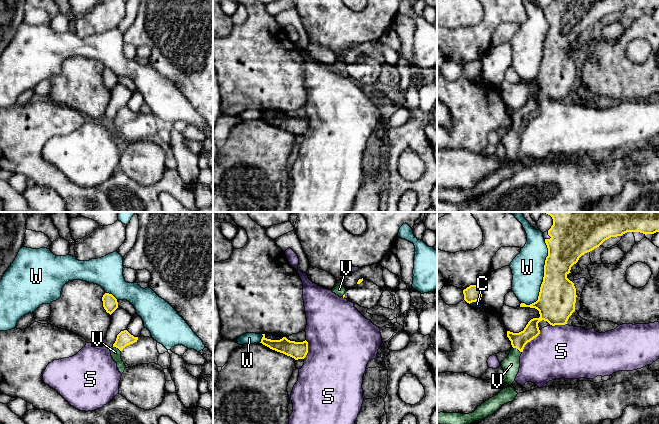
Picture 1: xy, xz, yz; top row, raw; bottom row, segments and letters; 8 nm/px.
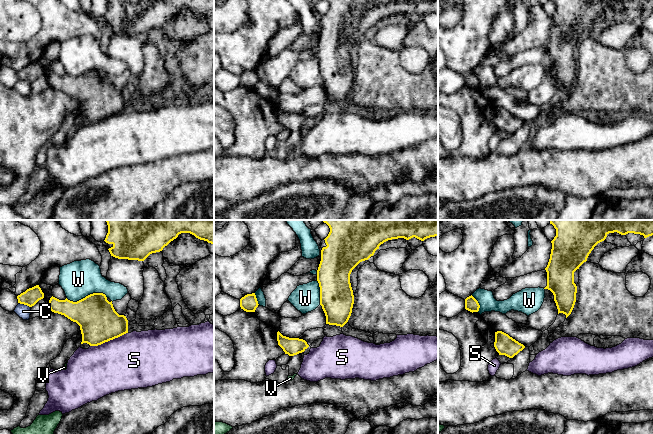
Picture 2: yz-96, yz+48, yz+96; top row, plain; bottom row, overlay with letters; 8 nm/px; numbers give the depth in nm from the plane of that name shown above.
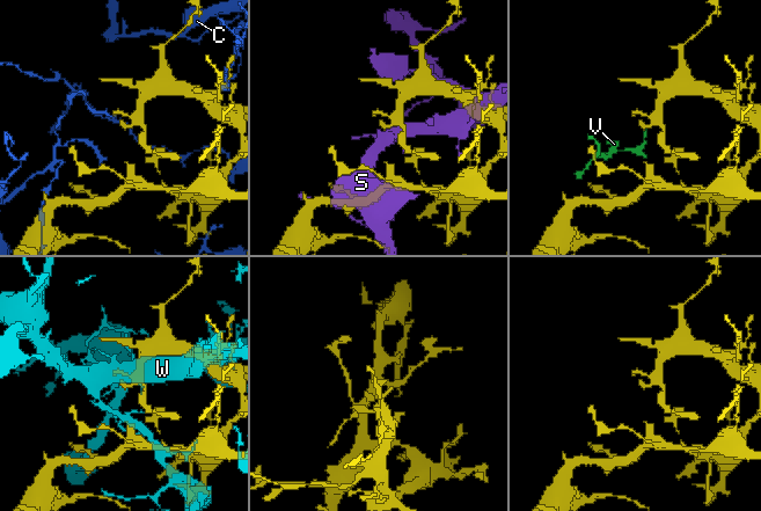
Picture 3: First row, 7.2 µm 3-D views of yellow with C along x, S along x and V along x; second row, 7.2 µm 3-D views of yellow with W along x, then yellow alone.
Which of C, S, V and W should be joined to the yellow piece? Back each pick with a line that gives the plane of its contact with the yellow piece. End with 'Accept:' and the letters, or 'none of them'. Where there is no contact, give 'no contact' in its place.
V: contact in yz
Accept: V

